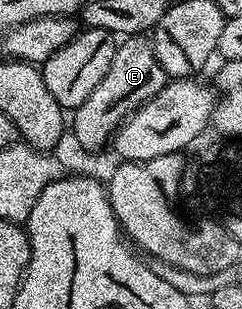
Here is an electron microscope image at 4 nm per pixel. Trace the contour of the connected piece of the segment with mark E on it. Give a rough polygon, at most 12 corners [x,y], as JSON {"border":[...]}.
{"border":[[147,36],[113,64],[69,130],[83,150],[110,143],[169,79]]}

